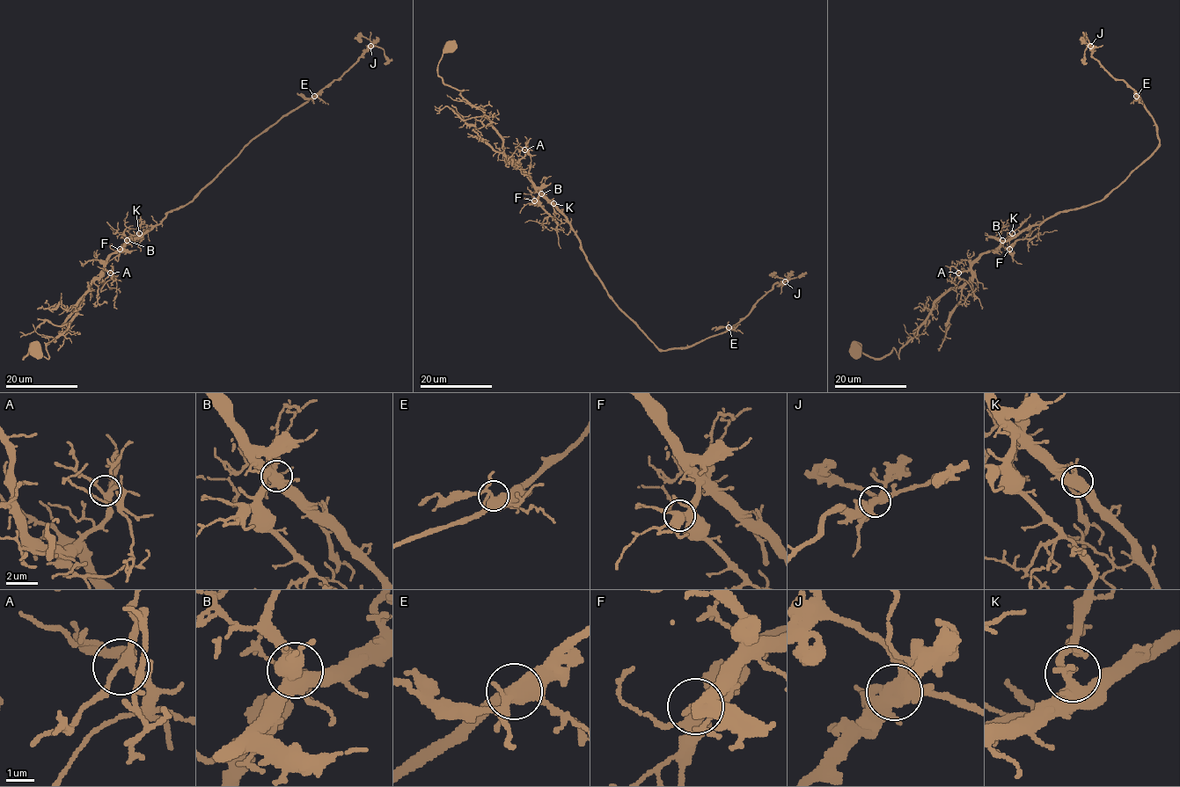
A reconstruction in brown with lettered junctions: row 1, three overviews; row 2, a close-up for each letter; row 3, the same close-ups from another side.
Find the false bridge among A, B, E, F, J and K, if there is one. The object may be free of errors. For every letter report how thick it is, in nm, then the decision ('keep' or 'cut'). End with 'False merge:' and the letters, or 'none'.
A: calibre 280 nm; keep
B: calibre 480 nm; keep
E: calibre 420 nm; keep
F: calibre 360 nm; keep
J: calibre 440 nm; keep
K: calibre 280 nm; keep
False merge: none

